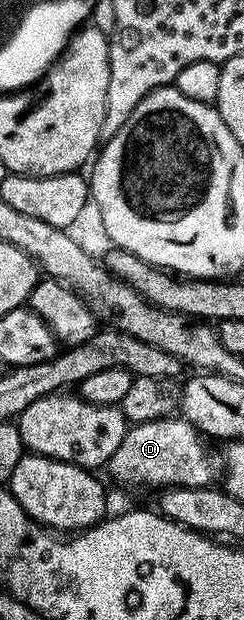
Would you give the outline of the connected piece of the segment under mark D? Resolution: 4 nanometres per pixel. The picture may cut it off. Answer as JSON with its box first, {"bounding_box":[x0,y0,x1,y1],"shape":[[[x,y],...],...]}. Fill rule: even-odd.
{"bounding_box":[108,415,214,487],"shape":[[[178,415],[157,421],[131,424],[124,443],[116,447],[108,472],[122,485],[154,485],[153,487],[204,487],[213,482],[214,465],[210,453],[202,446],[203,438],[191,421]]]}

